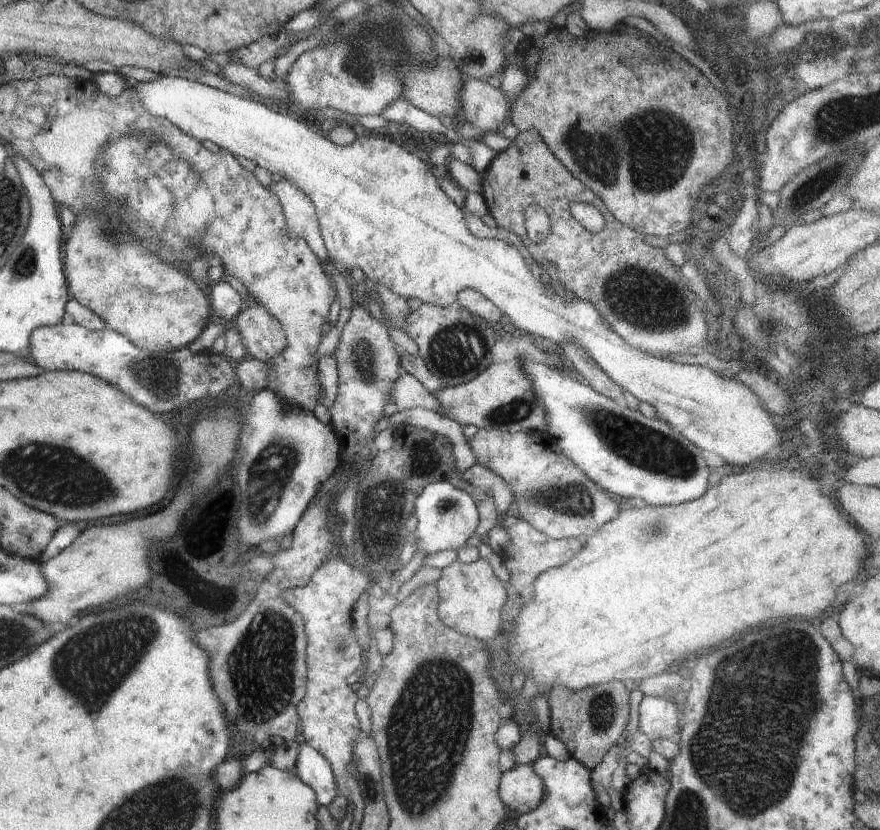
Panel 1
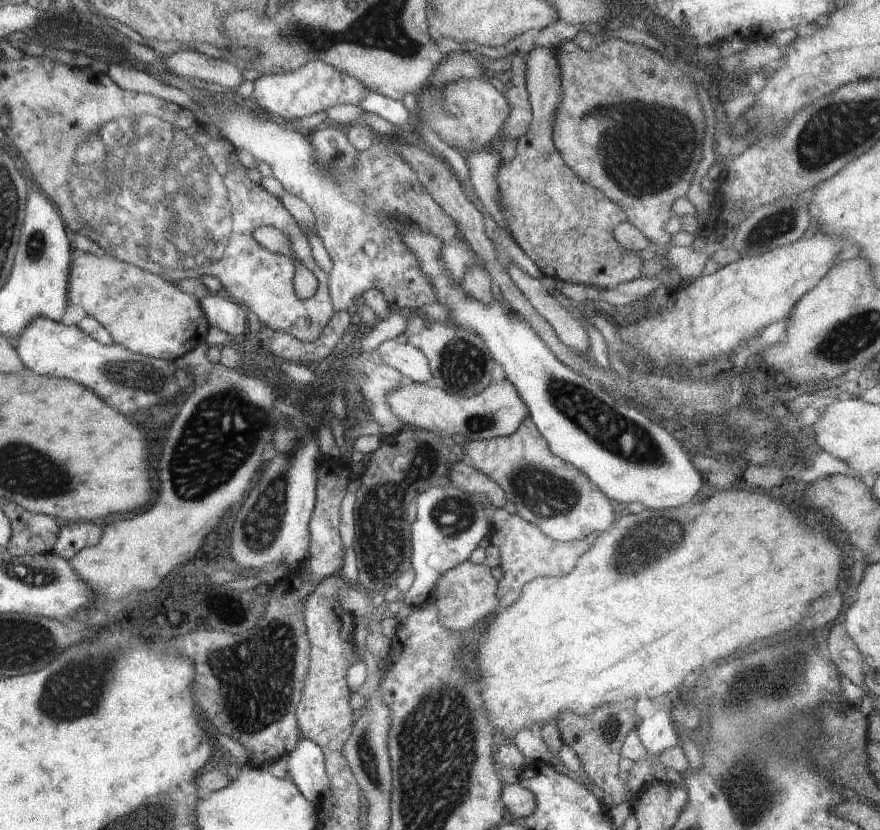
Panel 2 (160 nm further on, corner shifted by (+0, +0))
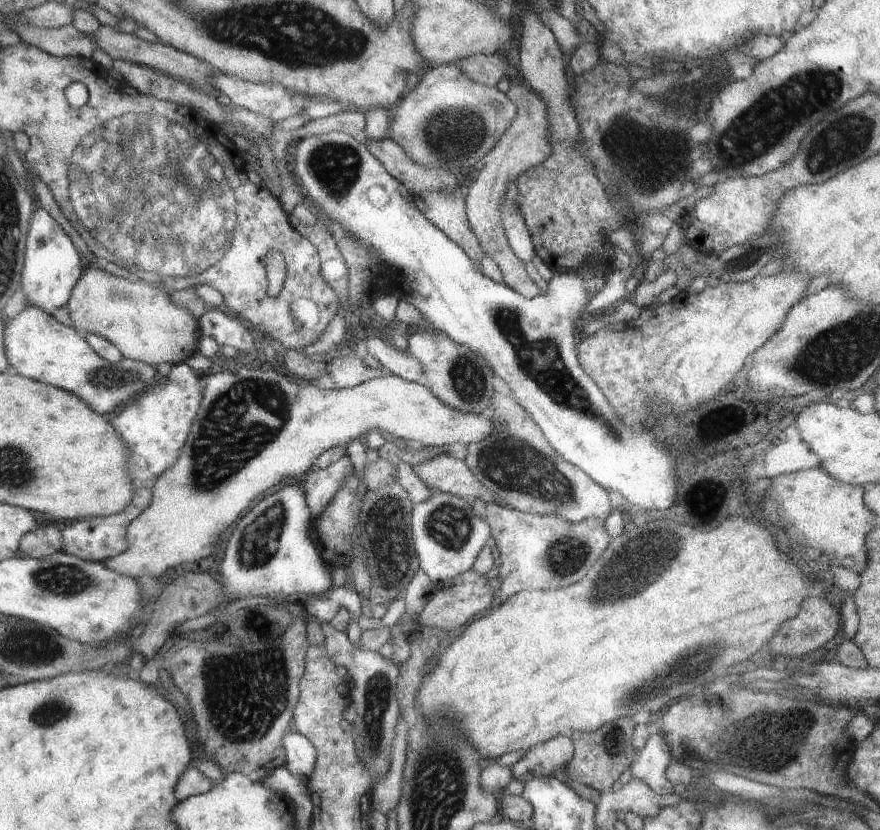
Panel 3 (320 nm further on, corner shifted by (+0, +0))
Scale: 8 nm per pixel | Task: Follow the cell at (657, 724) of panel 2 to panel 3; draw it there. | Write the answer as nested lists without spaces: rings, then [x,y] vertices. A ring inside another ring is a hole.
[[[659,724],[651,727],[652,734],[646,743],[646,746],[639,752],[639,758],[629,768],[632,778],[643,782],[648,788],[651,788],[656,794],[673,796],[673,784],[666,778],[665,772],[672,758],[669,753],[669,746],[664,743]]]

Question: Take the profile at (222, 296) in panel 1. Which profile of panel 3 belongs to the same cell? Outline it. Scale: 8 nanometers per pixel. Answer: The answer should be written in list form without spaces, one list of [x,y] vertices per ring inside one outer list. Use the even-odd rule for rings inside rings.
[[[206,307],[205,313],[197,321],[200,332],[204,336],[212,337],[220,347],[228,345],[239,354],[254,354],[258,342],[253,333],[237,319],[237,316],[225,308]]]

